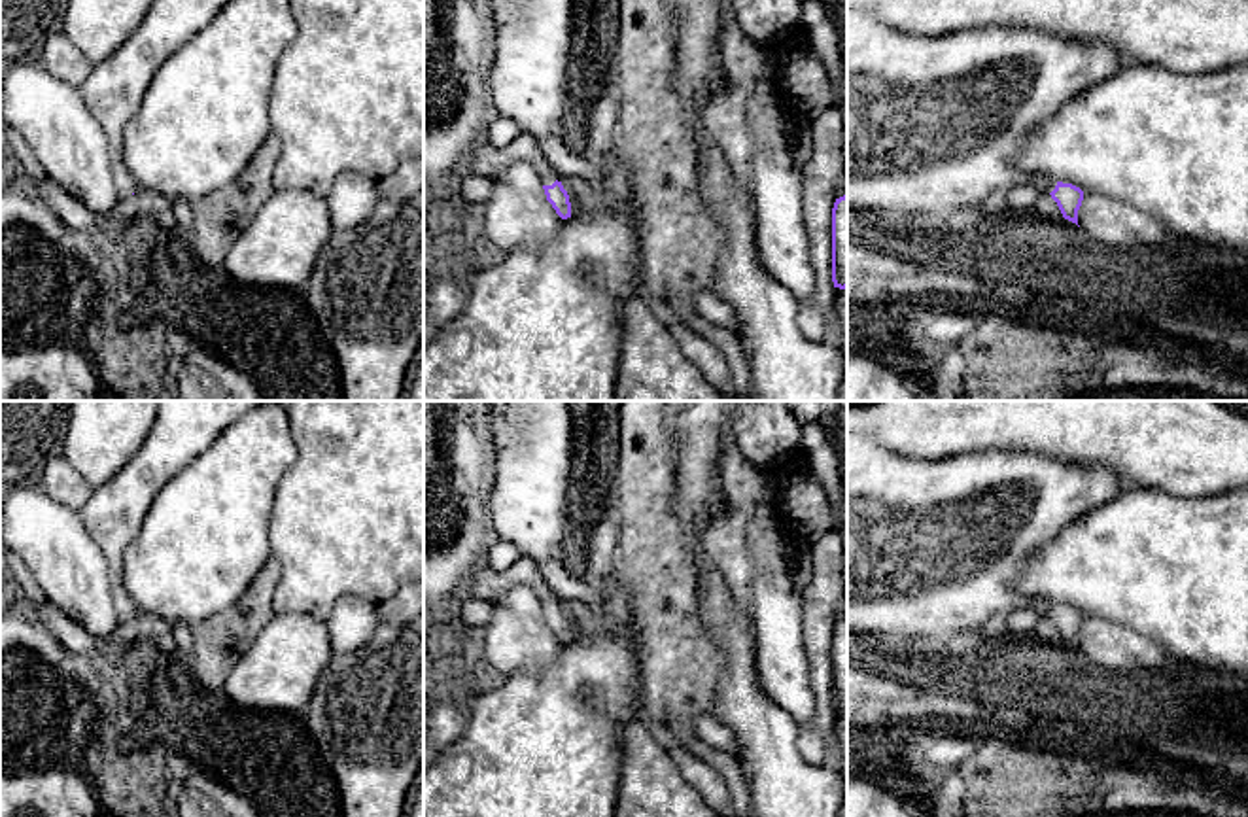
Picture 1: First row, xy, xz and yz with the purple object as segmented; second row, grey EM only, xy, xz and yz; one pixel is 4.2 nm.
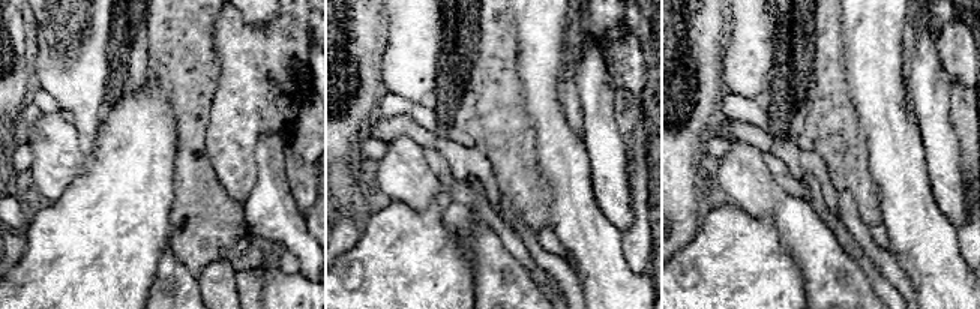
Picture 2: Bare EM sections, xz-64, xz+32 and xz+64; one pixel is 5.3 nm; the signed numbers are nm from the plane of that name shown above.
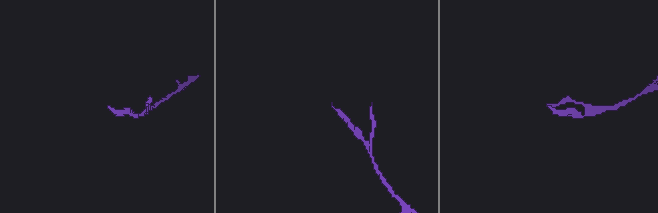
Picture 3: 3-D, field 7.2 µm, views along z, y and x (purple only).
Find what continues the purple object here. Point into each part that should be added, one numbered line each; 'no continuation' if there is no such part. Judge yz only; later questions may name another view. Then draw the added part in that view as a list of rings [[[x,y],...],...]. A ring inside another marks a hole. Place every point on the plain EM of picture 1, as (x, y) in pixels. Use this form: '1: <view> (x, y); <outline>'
1: yz (935, 547); [[[847,433],[847,632],[945,643],[981,635],[1015,609],[1051,617],[1055,603],[1015,588],[1027,554],[1118,492],[1118,473],[1112,469],[1083,467],[1029,450],[981,450],[923,460],[894,454],[868,433]]]

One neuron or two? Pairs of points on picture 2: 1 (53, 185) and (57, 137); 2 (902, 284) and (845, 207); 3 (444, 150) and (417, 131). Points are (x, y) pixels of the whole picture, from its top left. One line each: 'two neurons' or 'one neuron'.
1: one neuron
2: one neuron
3: one neuron

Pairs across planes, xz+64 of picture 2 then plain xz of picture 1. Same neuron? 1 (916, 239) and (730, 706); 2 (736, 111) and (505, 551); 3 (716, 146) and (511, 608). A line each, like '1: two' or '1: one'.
1: one
2: one
3: two

